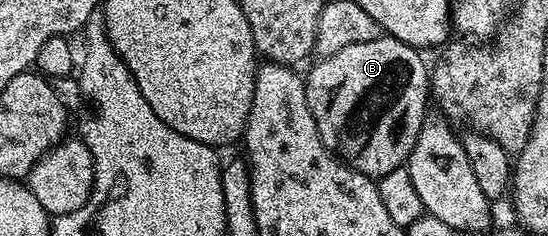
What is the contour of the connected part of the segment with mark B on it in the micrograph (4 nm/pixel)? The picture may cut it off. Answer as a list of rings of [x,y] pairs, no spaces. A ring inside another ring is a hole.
[[[381,34],[370,42],[351,44],[342,50],[338,50],[338,54],[325,56],[315,61],[317,64],[309,70],[308,76],[306,72],[306,79],[304,80],[306,102],[308,103],[308,109],[312,111],[314,122],[318,126],[318,134],[322,138],[322,142],[328,147],[328,151],[331,152],[333,156],[339,158],[343,163],[347,164],[348,167],[355,168],[356,171],[362,173],[362,175],[371,176],[373,178],[385,176],[386,174],[390,174],[390,170],[403,168],[407,165],[408,156],[414,150],[416,139],[420,133],[420,128],[426,122],[424,107],[426,107],[427,104],[430,104],[430,68],[427,63],[424,65],[424,60],[420,56],[423,55],[406,42],[396,40],[393,36],[387,34]]]

